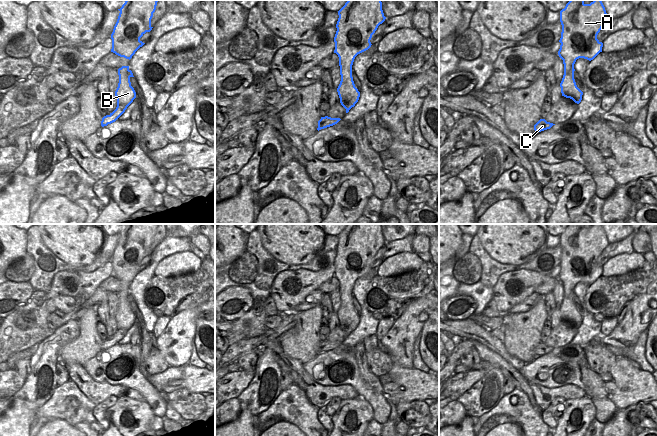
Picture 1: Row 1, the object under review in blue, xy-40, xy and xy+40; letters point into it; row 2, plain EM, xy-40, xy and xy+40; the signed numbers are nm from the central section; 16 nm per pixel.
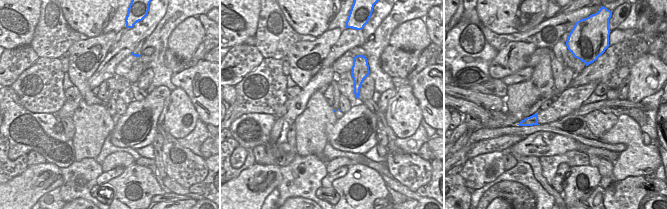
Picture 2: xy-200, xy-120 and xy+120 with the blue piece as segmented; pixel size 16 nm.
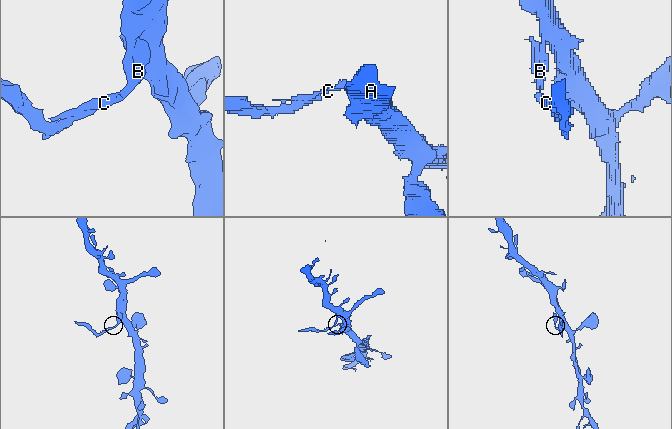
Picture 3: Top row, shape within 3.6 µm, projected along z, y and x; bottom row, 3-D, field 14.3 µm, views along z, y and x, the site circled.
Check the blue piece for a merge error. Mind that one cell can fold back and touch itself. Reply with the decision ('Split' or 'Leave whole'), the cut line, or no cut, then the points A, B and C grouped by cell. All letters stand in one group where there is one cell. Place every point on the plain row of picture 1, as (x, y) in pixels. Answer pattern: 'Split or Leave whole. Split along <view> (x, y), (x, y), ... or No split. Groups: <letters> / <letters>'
Split. Split along xy (351, 290), (346, 290), (340, 297). Groups: A / B C

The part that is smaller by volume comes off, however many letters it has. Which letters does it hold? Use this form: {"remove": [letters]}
{"remove": ["B", "C"]}

